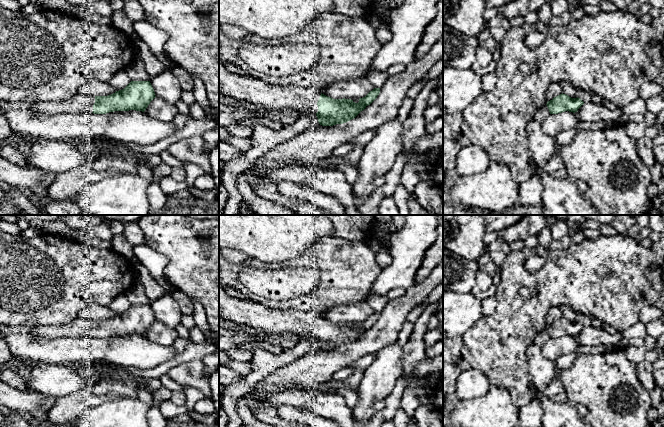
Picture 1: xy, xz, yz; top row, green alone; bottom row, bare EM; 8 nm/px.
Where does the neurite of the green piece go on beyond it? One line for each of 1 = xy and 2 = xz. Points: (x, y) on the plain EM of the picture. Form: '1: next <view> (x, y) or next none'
1: next xy (79, 327)
2: next xz (274, 321)

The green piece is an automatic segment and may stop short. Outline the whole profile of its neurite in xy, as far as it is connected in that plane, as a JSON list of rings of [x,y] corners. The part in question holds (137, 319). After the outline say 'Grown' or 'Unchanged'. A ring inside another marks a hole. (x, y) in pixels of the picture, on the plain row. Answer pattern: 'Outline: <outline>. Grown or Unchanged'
Outline: [[[131,305],[124,313],[108,320],[77,317],[72,322],[64,325],[33,327],[30,334],[45,339],[84,336],[106,338],[129,334],[144,336],[155,321],[150,305]]]. Grown

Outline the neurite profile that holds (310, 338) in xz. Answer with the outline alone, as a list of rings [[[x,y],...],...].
[[[294,334],[297,338],[298,338],[298,342],[297,344],[300,342],[300,341],[308,341],[308,342],[311,342],[312,344],[314,345],[317,345],[318,346],[318,342],[316,340],[316,337],[313,336],[313,335],[307,335],[307,334]]]

